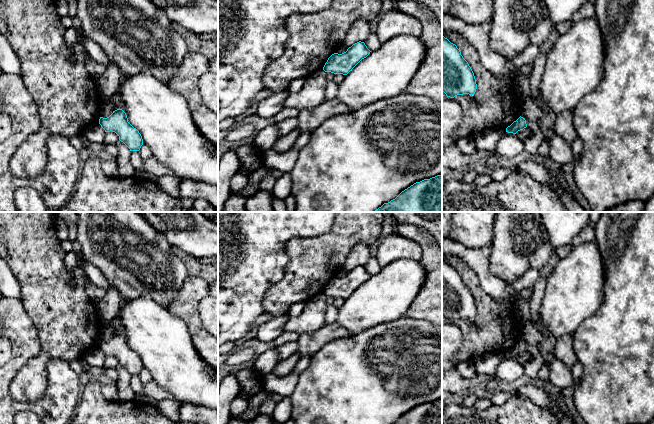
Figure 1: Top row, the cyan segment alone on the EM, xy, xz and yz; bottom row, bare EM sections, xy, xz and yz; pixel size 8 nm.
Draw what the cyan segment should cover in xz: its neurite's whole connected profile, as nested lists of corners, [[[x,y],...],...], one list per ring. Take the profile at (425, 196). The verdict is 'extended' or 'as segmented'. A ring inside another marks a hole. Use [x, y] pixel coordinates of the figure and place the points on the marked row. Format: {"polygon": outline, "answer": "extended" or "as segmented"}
{"polygon": [[[442,174],[414,183],[374,212],[442,212]]], "answer": "as segmented"}

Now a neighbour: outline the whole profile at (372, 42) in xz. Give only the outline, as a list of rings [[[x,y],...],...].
[[[372,32],[368,35],[364,43],[371,52],[379,49],[382,44],[378,39],[377,34]]]

